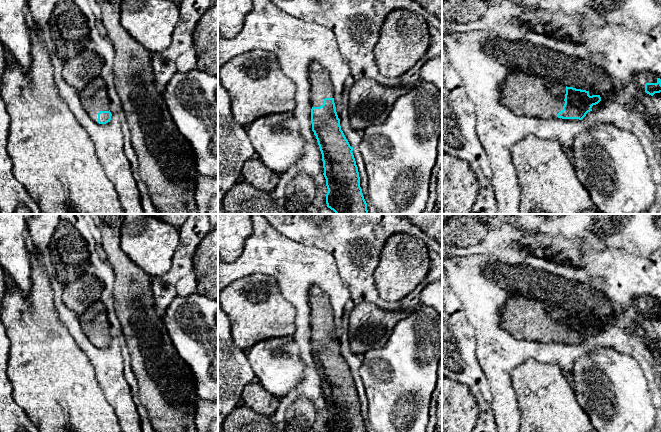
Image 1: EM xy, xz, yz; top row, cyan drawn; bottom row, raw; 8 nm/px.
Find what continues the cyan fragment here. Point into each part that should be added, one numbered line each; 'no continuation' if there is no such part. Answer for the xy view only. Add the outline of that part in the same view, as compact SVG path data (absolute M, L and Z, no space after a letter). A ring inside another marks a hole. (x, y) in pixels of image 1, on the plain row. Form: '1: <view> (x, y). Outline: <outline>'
1: xy (94, 322). Outline: M103 299L92 304L82 313L79 316L79 321L82 330L96 347L98 347L98 337L100 335L110 334L110 325Z

